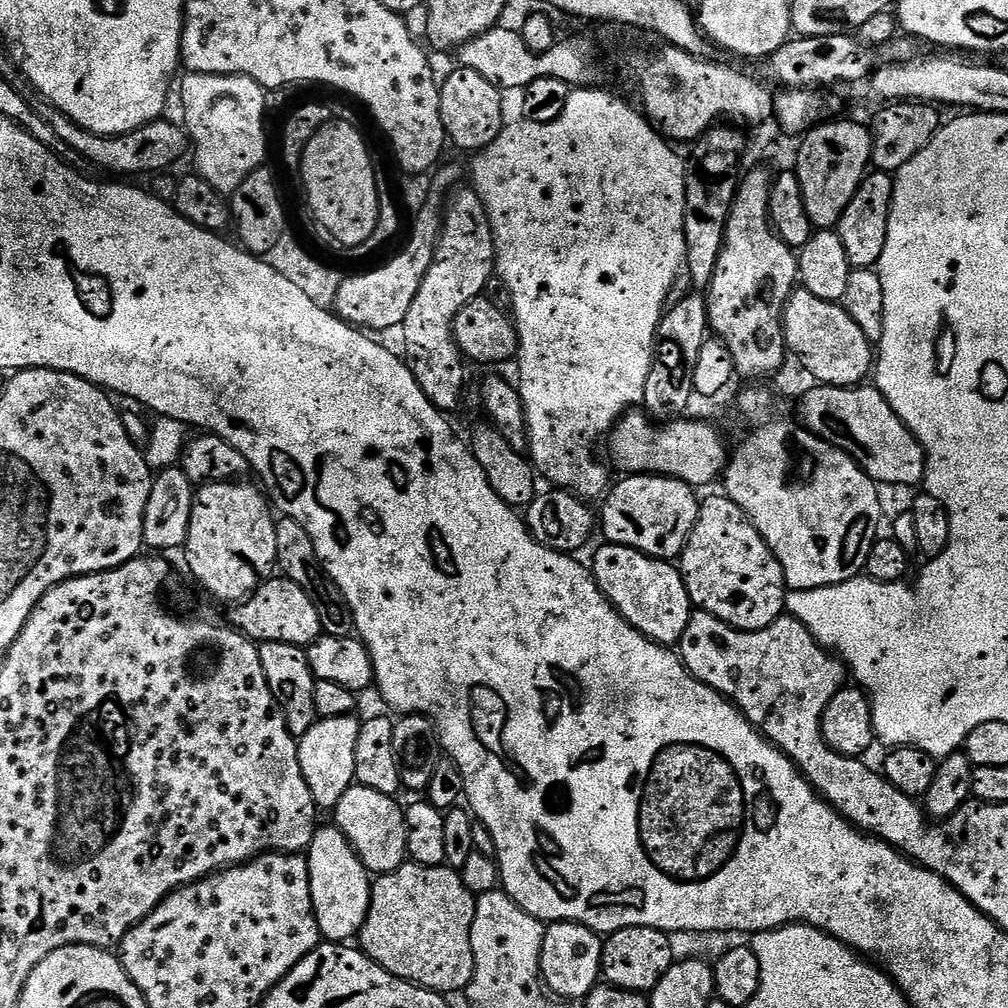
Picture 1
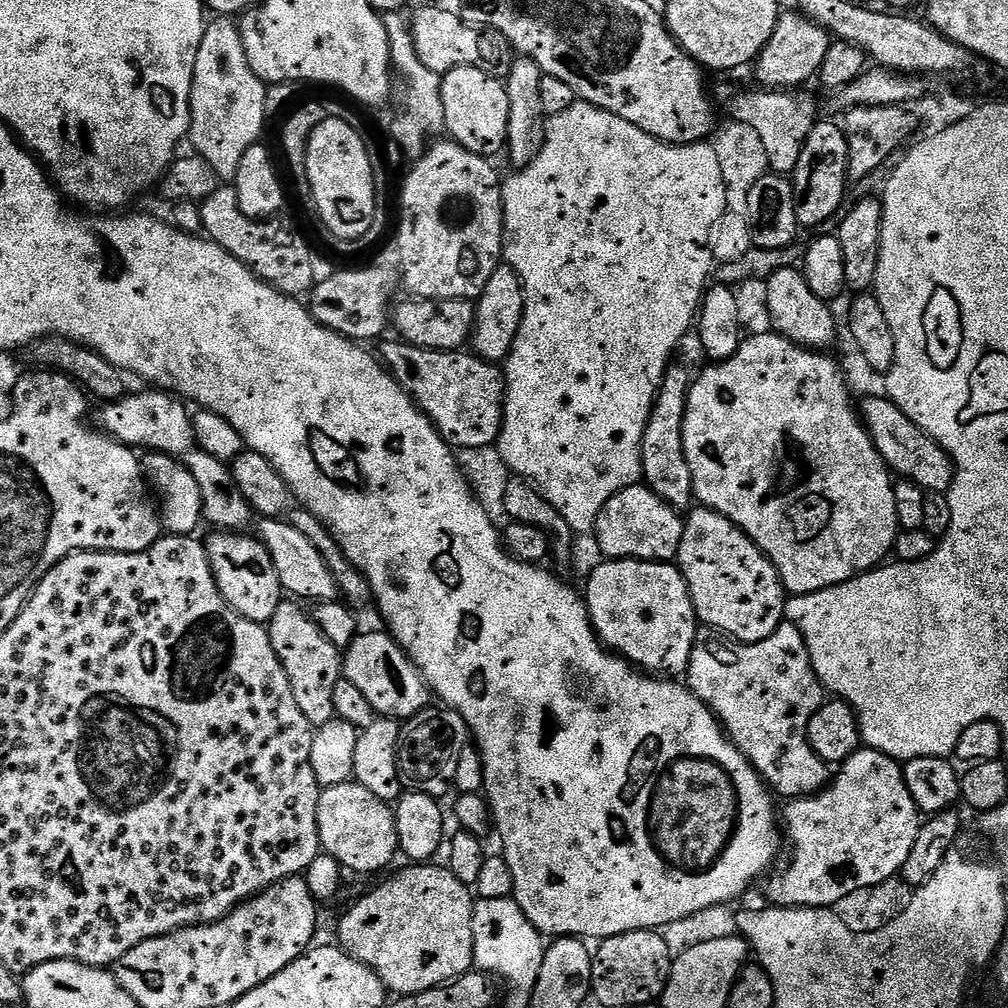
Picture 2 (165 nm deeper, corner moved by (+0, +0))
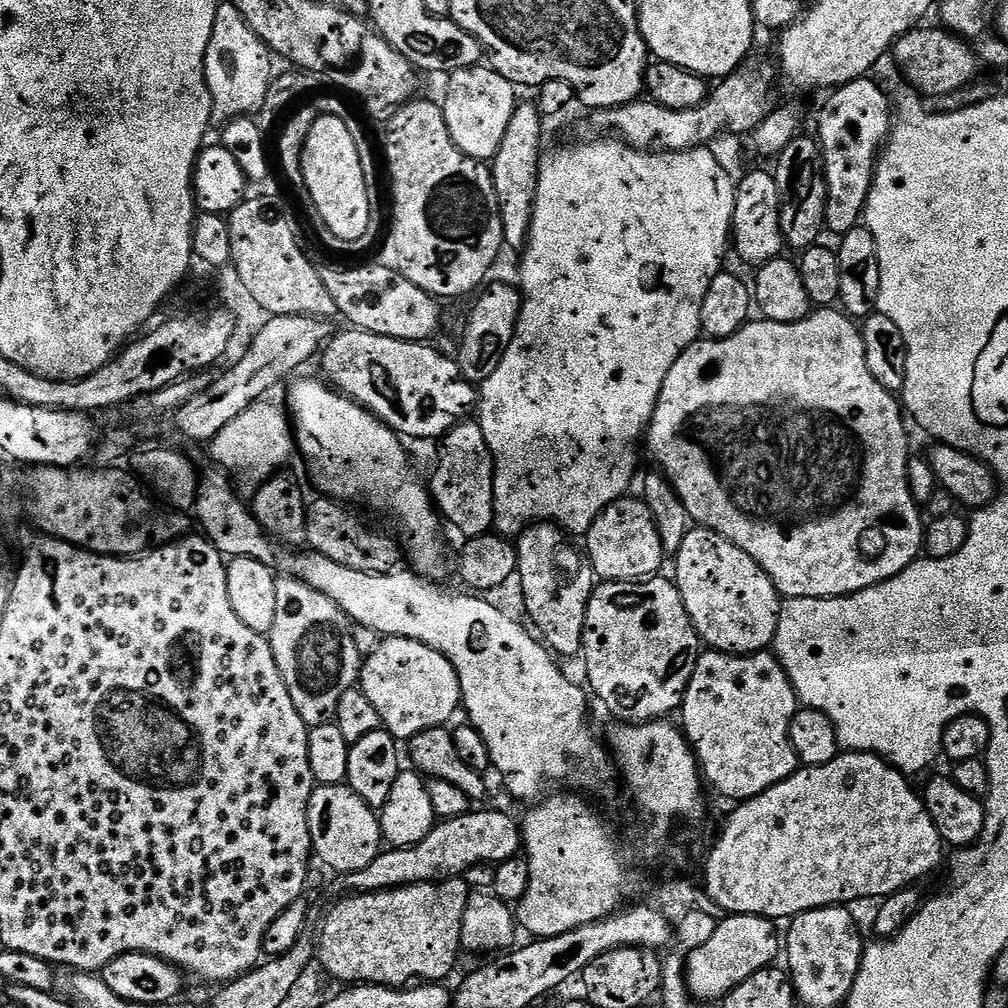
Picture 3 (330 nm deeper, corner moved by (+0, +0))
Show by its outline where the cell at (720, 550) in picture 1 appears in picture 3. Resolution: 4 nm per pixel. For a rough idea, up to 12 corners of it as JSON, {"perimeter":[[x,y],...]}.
{"perimeter":[[689,527],[675,586],[709,649],[765,651],[782,597],[750,554]]}

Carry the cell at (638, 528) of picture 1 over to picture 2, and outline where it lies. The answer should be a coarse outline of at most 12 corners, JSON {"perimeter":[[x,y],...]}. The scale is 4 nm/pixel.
{"perimeter":[[643,483],[606,502],[610,560],[675,561],[684,520]]}

